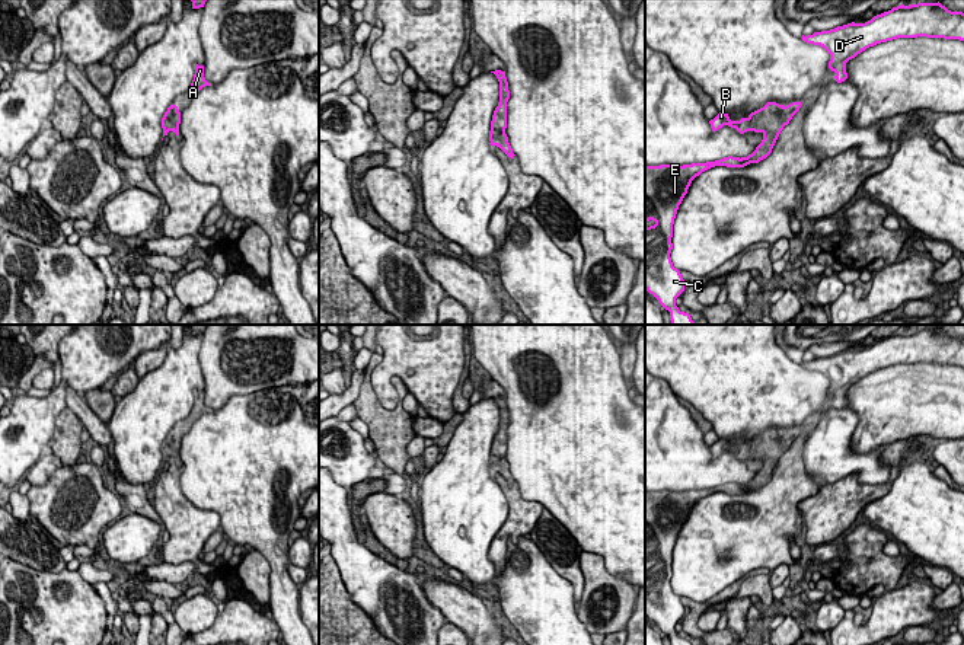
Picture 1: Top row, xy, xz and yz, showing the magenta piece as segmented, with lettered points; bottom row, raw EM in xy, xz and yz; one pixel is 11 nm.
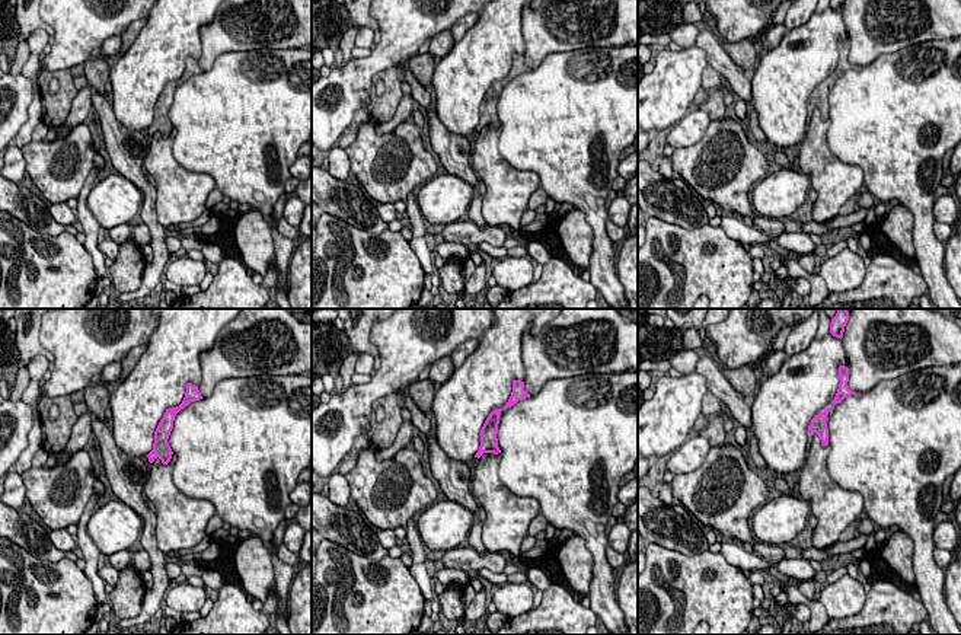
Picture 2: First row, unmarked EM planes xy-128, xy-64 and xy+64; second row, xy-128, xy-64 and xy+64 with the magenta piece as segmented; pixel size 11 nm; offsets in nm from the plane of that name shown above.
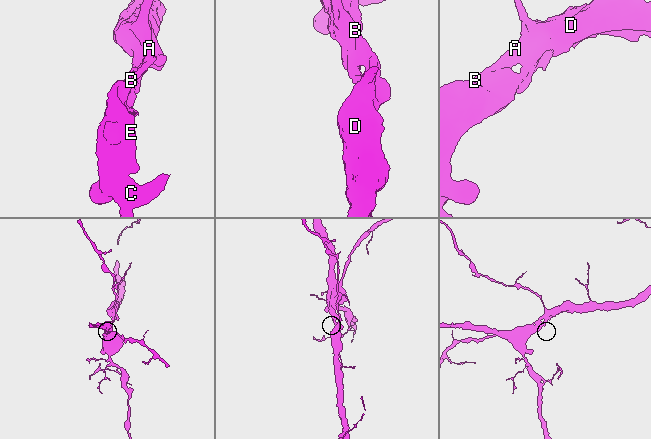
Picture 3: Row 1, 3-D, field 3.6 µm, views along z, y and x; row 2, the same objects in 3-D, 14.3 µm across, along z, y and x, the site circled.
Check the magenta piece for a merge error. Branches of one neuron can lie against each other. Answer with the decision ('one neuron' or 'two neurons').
one neuron

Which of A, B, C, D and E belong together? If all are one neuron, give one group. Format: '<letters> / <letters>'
A B C D E

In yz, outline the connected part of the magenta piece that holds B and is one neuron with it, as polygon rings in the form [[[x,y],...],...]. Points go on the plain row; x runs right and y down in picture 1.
[[[767,428],[740,447],[731,447],[728,440],[722,438],[709,447],[714,459],[724,451],[735,454],[740,460],[762,459],[762,469],[747,483],[728,482],[715,488],[683,492],[645,492],[645,549],[649,546],[655,549],[645,553],[645,616],[670,638],[670,645],[692,645],[689,639],[680,638],[676,632],[676,625],[684,617],[684,606],[670,584],[674,545],[692,507],[715,492],[744,494],[766,485],[781,457],[801,431],[801,428],[792,428],[783,432]]]

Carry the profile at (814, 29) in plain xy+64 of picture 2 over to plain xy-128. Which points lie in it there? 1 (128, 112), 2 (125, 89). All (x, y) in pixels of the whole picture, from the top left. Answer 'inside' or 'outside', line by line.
1: inside
2: inside

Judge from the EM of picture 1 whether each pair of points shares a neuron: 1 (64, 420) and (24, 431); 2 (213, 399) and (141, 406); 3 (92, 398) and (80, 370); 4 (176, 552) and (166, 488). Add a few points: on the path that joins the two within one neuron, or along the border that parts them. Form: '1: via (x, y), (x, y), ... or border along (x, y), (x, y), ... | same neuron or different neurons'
1: border along (66, 406), (56, 420), (53, 436) | different neurons
2: border along (197, 357), (201, 366), (204, 390) | different neurons
3: border along (101, 386), (89, 390), (85, 399) | different neurons
4: via (176, 536), (176, 511), (171, 504) | same neuron

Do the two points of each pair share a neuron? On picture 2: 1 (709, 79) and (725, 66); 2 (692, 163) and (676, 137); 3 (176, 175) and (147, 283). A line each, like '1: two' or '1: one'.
1: two
2: two
3: two

